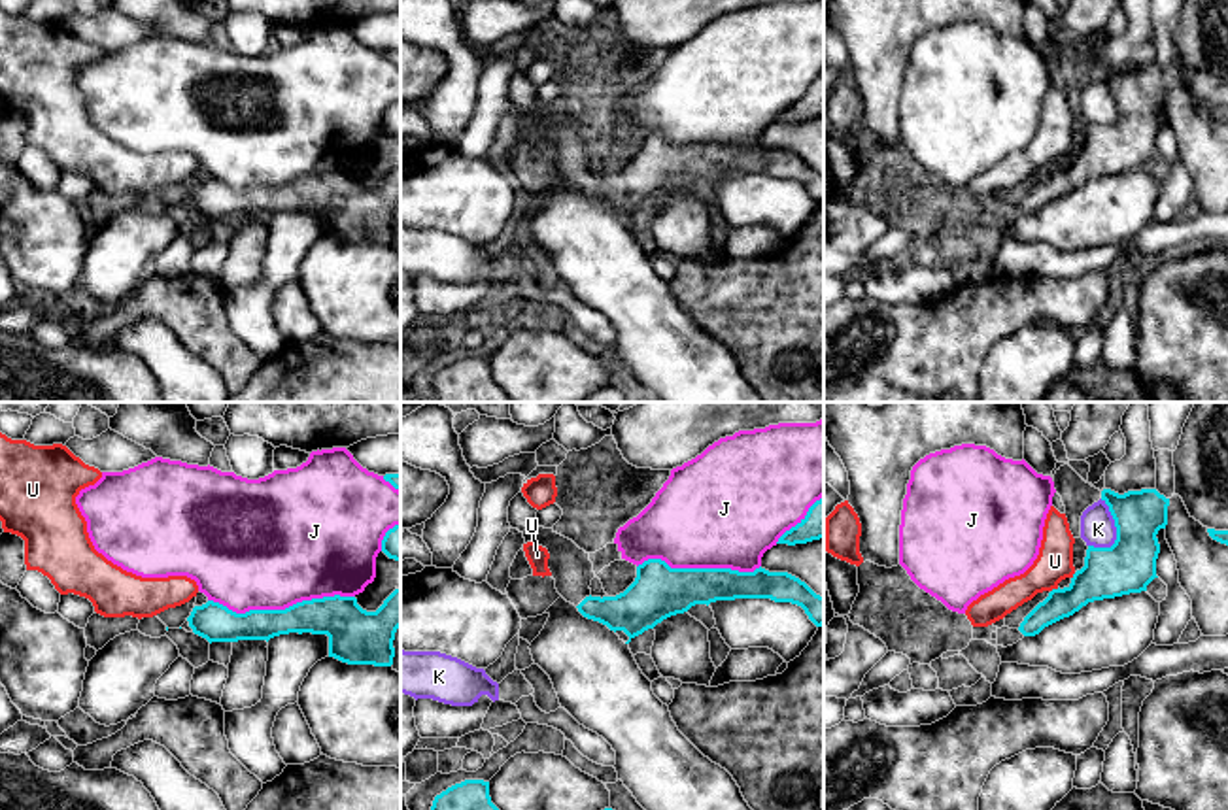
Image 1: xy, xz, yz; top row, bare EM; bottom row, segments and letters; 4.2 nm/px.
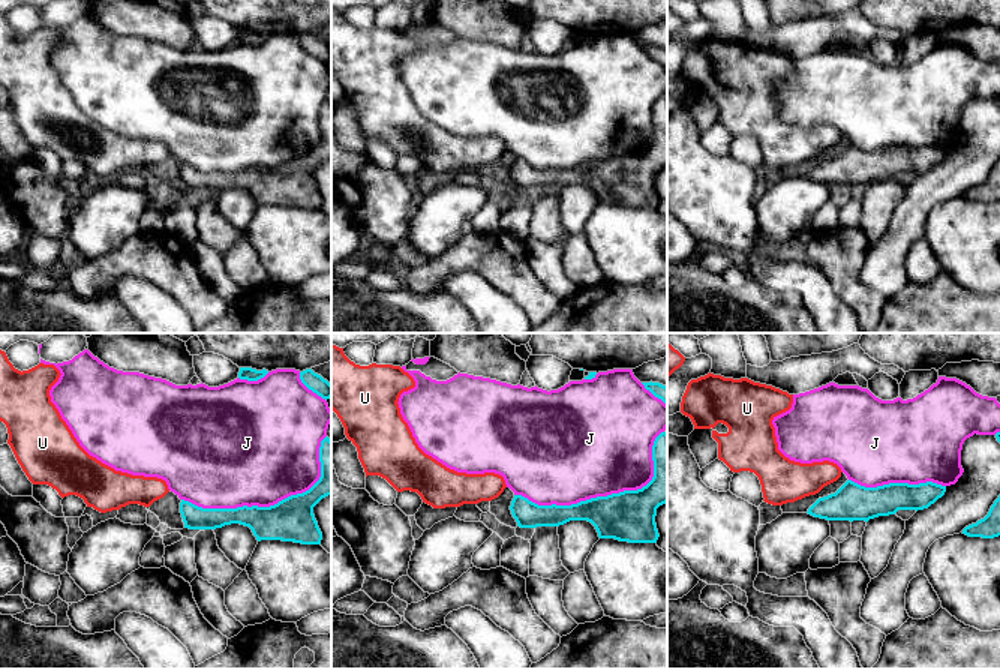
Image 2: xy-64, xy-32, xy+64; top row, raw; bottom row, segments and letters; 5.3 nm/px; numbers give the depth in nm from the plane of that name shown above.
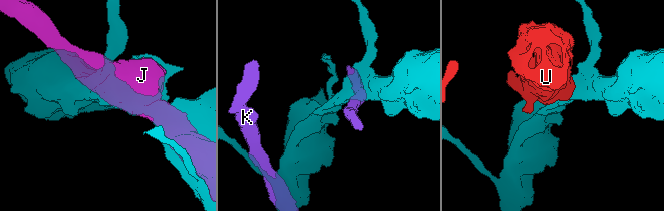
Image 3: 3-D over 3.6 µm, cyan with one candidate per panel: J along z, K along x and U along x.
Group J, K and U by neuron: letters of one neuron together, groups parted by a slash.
J / K / U

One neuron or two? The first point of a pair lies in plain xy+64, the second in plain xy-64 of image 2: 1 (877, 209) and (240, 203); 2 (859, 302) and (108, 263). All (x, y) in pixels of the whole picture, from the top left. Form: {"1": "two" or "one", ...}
{"1": "two", "2": "one"}

